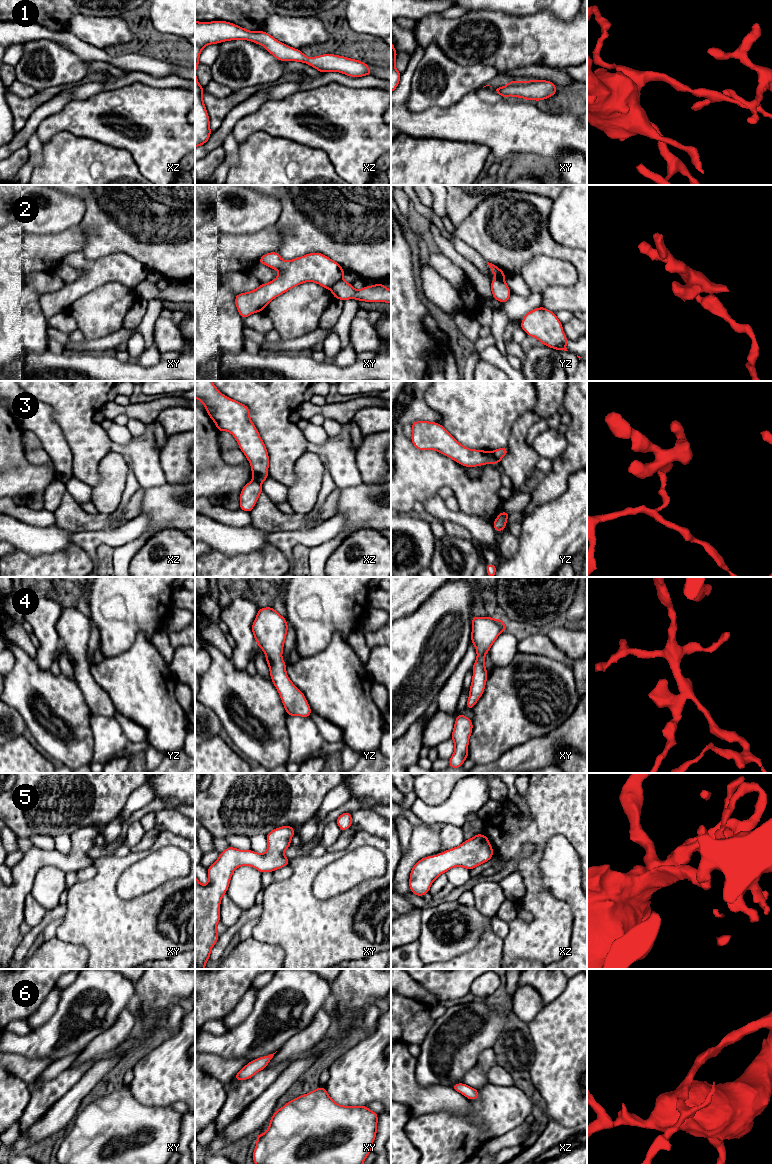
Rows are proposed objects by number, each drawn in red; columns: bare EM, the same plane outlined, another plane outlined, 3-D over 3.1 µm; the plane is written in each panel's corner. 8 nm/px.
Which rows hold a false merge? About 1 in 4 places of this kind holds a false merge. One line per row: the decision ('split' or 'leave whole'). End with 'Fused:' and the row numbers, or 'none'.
1: leave whole
2: split
3: split
4: leave whole
5: leave whole
6: leave whole
Fused: 2, 3

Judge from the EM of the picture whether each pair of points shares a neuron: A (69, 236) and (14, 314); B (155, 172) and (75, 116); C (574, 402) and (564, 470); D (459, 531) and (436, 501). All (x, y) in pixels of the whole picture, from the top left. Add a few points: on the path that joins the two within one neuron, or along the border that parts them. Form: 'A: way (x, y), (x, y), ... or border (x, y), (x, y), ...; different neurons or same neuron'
A: way (45, 251), (34, 252), (14, 272), (14, 290); same neuron
B: way (138, 151), (126, 139), (103, 128), (96, 121); same neuron
C: way (576, 419), (576, 453); same neuron
D: border (443, 521), (454, 521), (461, 524), (471, 534); different neurons

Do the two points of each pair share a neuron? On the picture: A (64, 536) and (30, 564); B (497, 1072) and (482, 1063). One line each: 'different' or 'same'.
A: different
B: different

